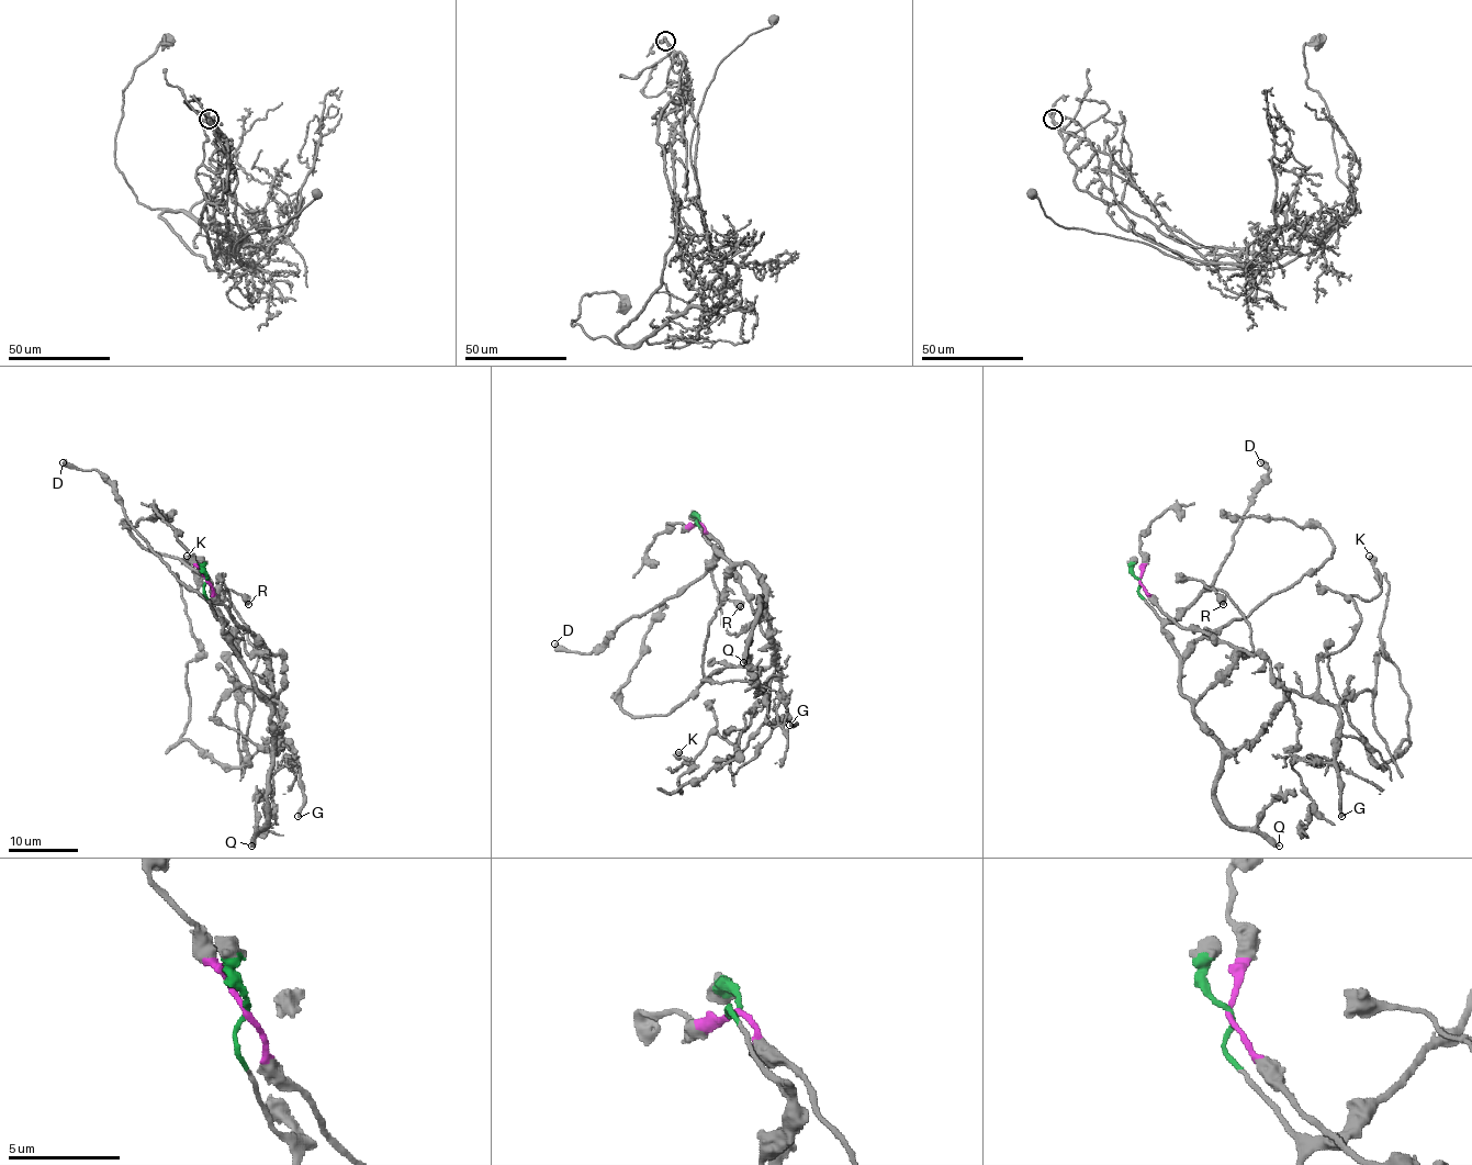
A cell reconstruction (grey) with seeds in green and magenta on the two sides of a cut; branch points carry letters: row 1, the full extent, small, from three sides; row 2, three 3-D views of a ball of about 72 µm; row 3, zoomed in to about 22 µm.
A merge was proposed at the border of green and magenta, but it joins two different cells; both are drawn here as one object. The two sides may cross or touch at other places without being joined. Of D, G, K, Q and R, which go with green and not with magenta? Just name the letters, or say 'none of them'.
D, Q, R

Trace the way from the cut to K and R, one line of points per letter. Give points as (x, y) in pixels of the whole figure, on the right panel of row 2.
K: (1139, 580), (1183, 627), (1267, 661), (1311, 696), (1318, 661), (1360, 620), (1351, 600), (1381, 591), (1369, 556)
R: (1139, 580), (1139, 595), (1179, 659), (1179, 689), (1192, 699), (1253, 648), (1240, 609), (1216, 589), (1223, 604)

